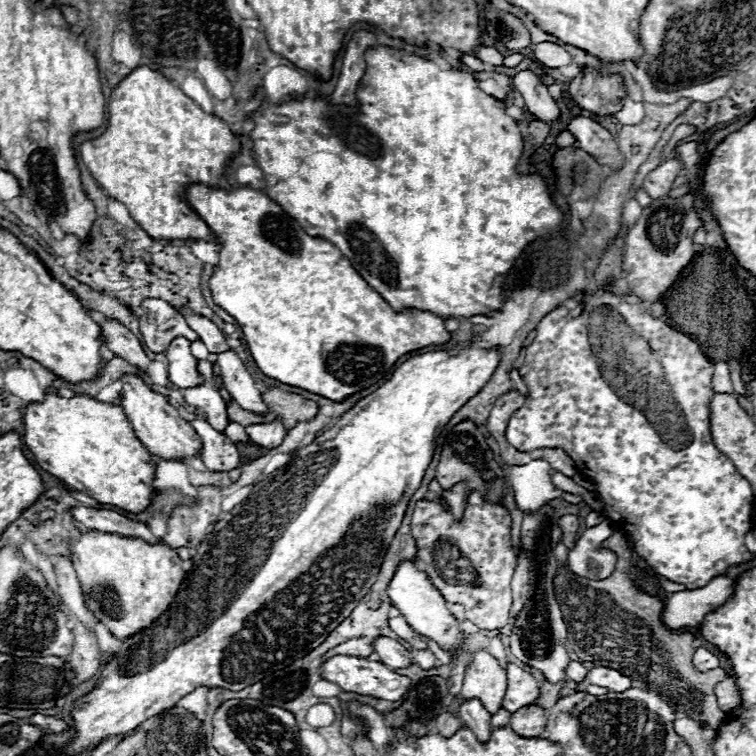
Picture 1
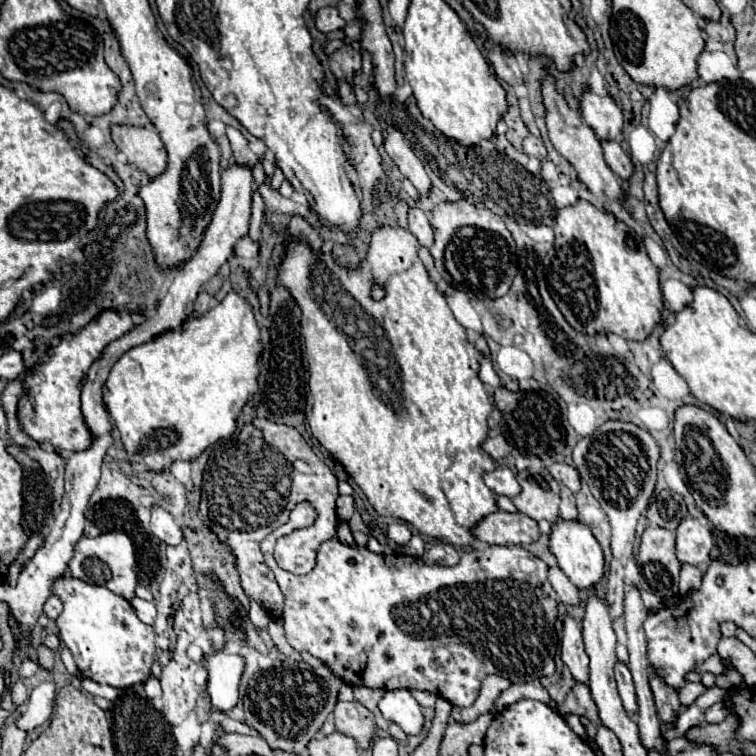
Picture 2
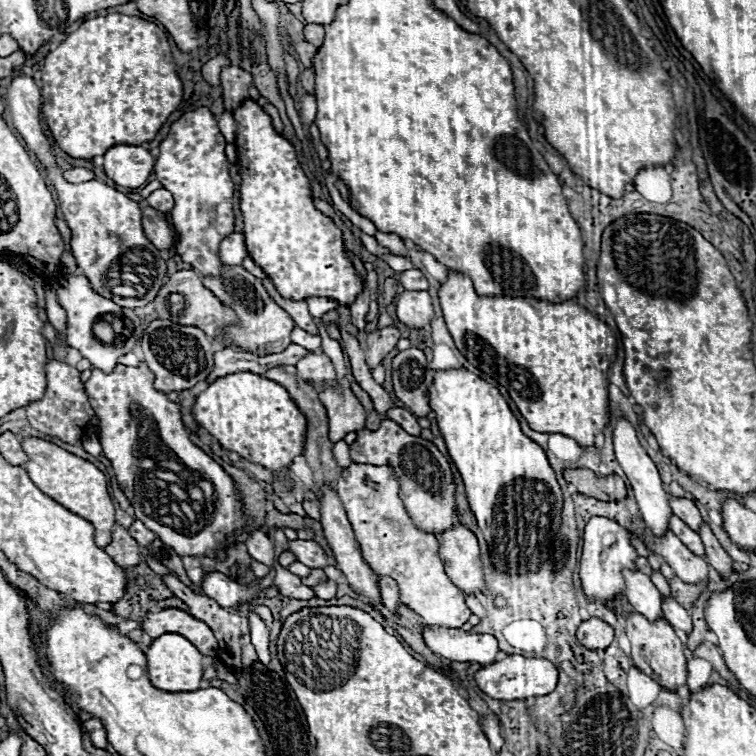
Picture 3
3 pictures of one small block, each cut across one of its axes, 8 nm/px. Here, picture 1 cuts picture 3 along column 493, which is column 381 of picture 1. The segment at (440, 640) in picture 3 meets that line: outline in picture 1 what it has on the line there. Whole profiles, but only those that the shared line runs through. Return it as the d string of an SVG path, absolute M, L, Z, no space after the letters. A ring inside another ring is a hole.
M378 636L372 642L372 650L374 650L374 654L378 654L378 660L390 668L406 668L412 664L410 652L392 638Z

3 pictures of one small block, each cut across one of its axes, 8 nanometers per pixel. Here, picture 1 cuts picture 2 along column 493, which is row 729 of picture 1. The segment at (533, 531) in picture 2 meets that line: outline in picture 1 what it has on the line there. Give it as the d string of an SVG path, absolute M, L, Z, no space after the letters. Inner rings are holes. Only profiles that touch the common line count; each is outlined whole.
M538 704L522 706L518 712L510 716L510 728L526 738L536 738L544 732L546 726L546 710Z

